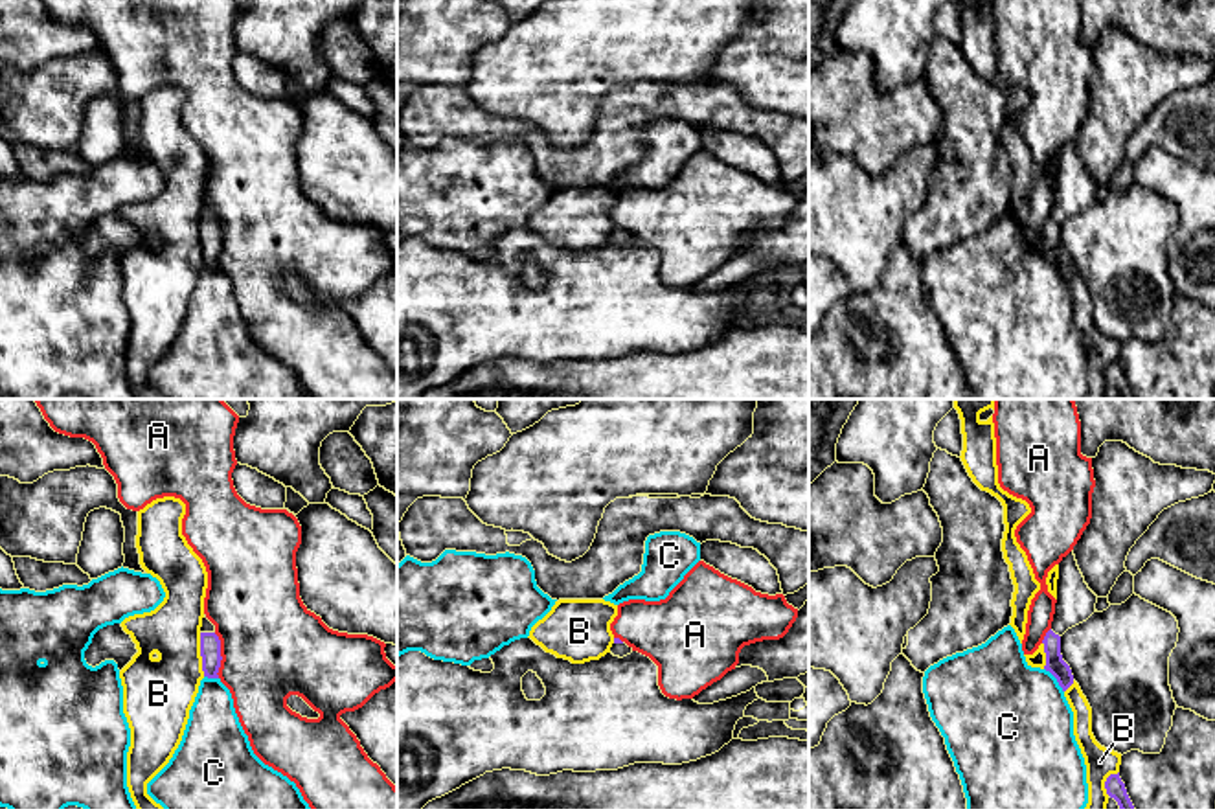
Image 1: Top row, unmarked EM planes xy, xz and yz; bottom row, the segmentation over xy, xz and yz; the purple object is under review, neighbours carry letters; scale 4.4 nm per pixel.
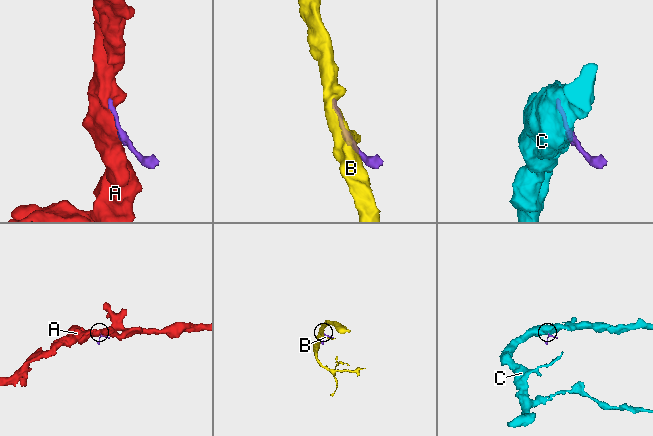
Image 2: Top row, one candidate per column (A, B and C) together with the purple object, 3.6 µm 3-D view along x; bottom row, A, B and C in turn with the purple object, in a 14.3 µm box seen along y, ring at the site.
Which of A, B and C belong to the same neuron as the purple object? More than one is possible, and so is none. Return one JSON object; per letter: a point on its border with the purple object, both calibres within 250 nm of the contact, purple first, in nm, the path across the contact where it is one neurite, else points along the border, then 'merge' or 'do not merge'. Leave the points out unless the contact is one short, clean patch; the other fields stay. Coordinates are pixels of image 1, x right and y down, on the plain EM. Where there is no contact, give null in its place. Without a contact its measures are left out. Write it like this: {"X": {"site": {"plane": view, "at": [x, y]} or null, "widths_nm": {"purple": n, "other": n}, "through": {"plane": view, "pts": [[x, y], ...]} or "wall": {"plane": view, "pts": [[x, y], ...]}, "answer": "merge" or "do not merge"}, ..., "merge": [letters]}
{"A": {"site": {"plane": "xy", "at": [219, 243]}, "widths_nm": {"purple": 100, "other": 440}, "answer": "do not merge"}, "B": {"site": {"plane": "xy", "at": [201, 243]}, "widths_nm": {"purple": 100, "other": 300}, "answer": "do not merge"}, "C": {"site": {"plane": "yz", "at": [1057, 269]}, "widths_nm": {"purple": 80, "other": 480}, "answer": "do not merge"}, "merge": []}

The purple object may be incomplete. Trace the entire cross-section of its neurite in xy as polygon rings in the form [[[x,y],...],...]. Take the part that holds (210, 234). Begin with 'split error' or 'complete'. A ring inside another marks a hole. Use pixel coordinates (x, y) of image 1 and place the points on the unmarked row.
split error; [[[202,206],[200,215],[200,245],[202,245],[202,259],[208,267],[219,267],[221,256],[221,228],[215,222],[215,213],[206,206]]]

